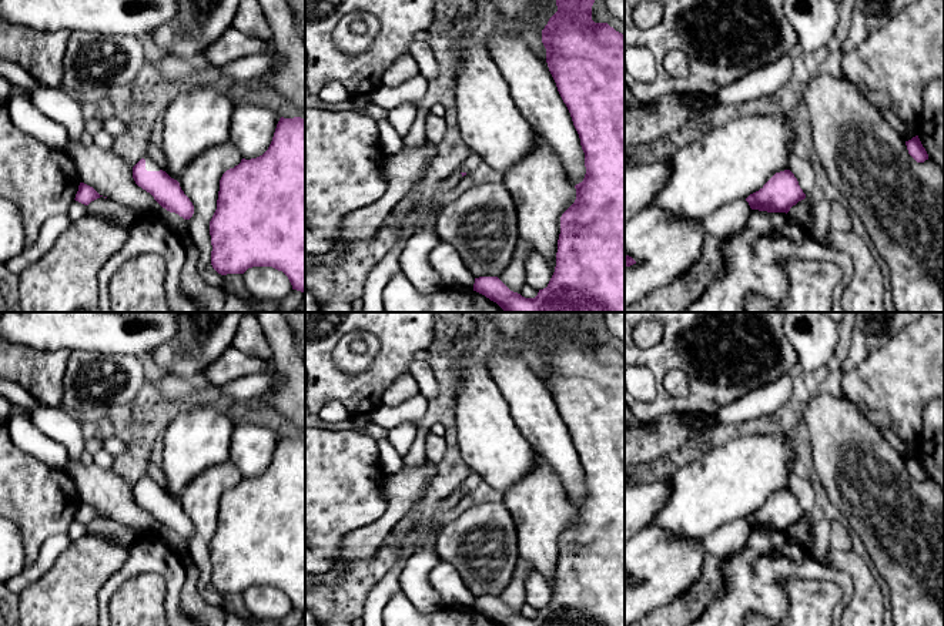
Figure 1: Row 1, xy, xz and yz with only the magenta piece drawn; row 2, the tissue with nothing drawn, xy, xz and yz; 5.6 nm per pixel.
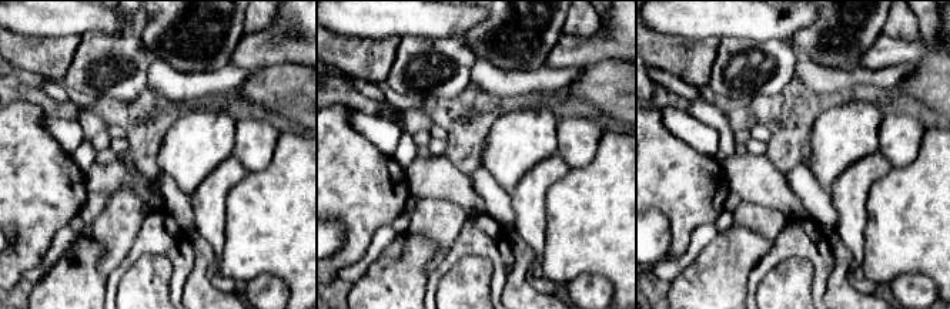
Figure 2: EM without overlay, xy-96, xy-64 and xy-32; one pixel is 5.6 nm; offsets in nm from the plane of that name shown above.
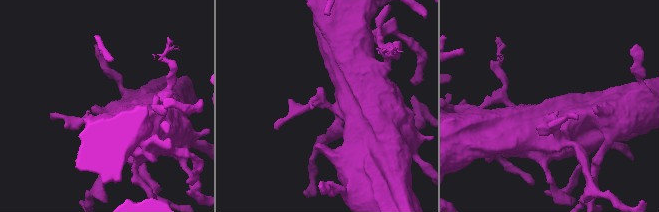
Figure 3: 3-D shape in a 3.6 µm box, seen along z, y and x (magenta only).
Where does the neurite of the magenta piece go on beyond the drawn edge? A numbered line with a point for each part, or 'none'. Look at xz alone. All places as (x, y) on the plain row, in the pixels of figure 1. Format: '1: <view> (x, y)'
1: xz (457, 495)

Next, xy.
1: xy (150, 484)

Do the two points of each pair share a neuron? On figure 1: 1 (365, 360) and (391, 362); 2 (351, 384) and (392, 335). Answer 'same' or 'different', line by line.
1: different
2: same

